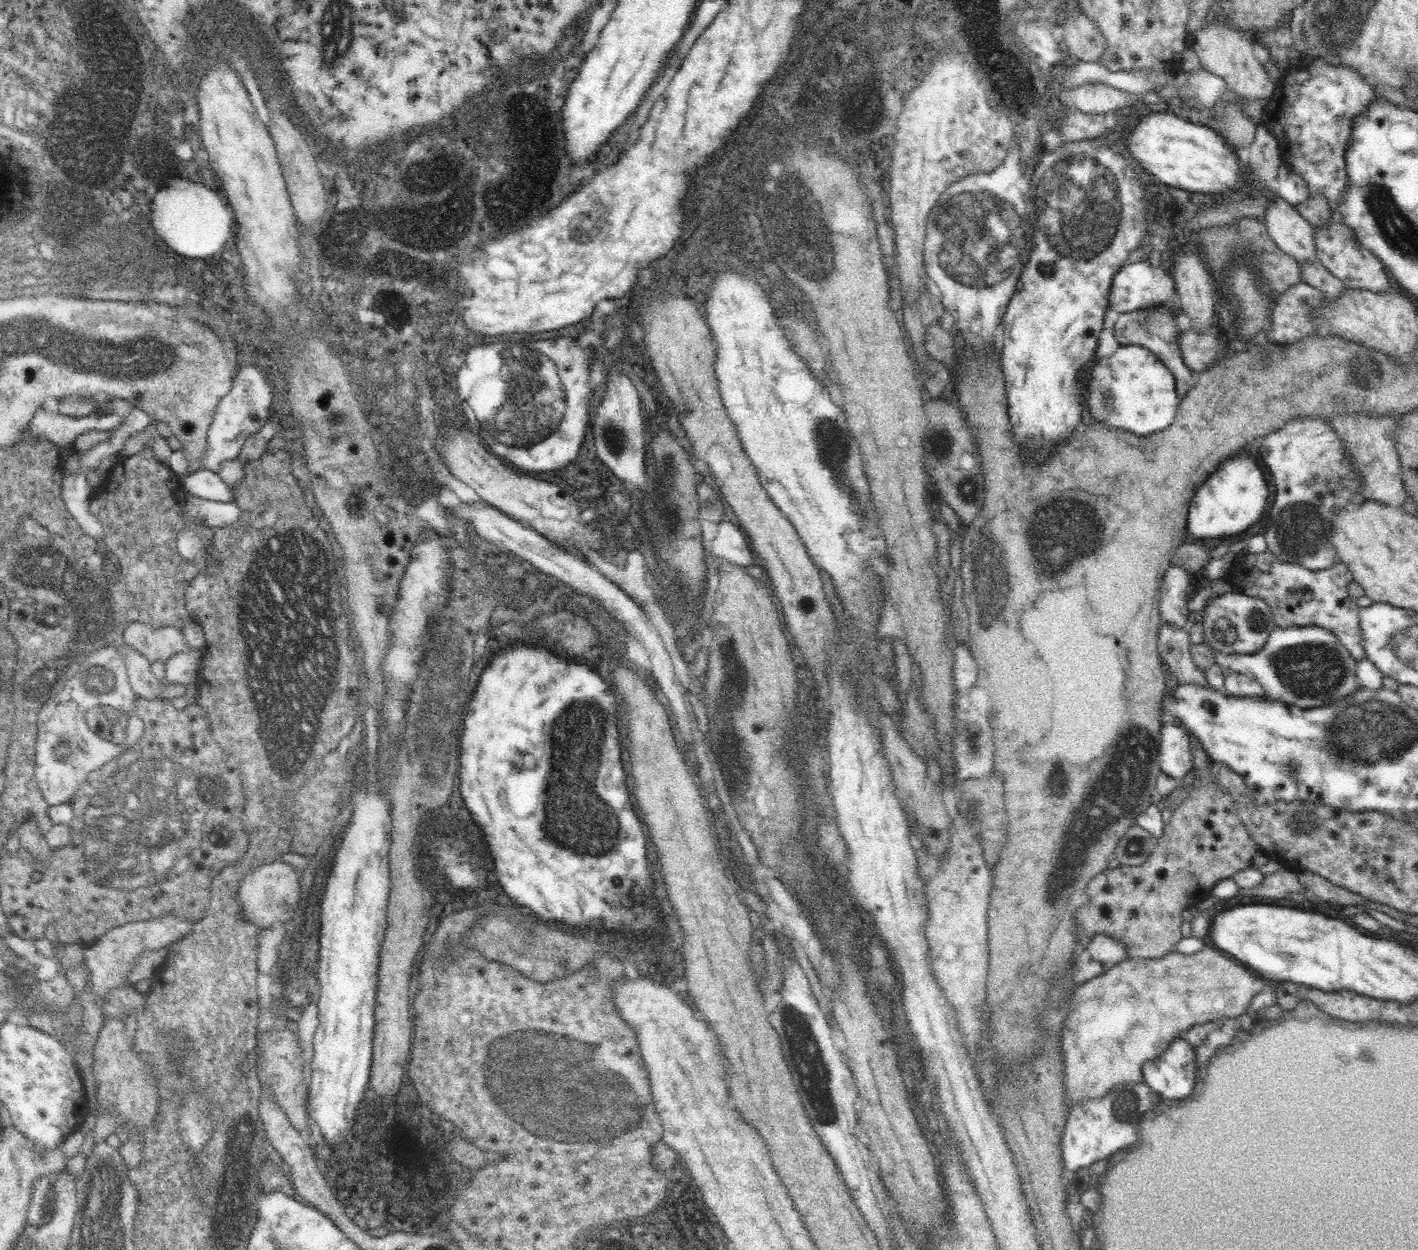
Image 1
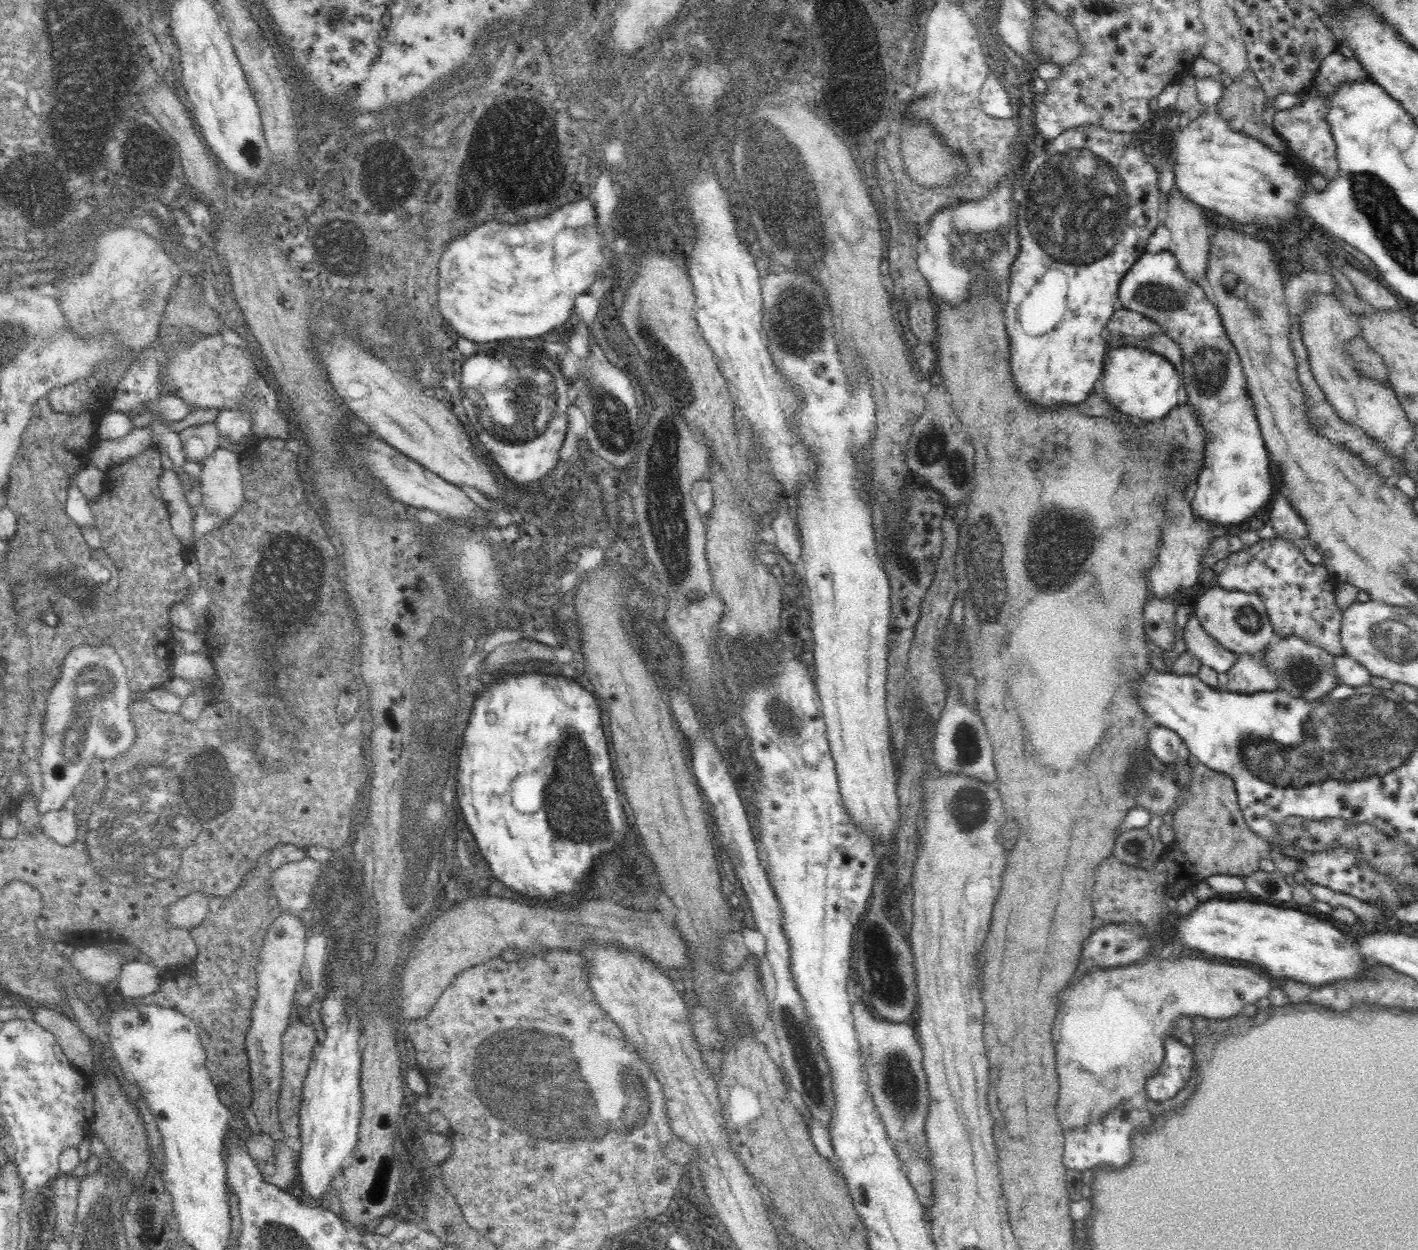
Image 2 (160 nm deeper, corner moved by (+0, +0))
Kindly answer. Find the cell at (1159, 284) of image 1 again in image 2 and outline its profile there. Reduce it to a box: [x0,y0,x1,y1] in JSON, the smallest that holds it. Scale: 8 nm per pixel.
[1118,251,1272,526]

